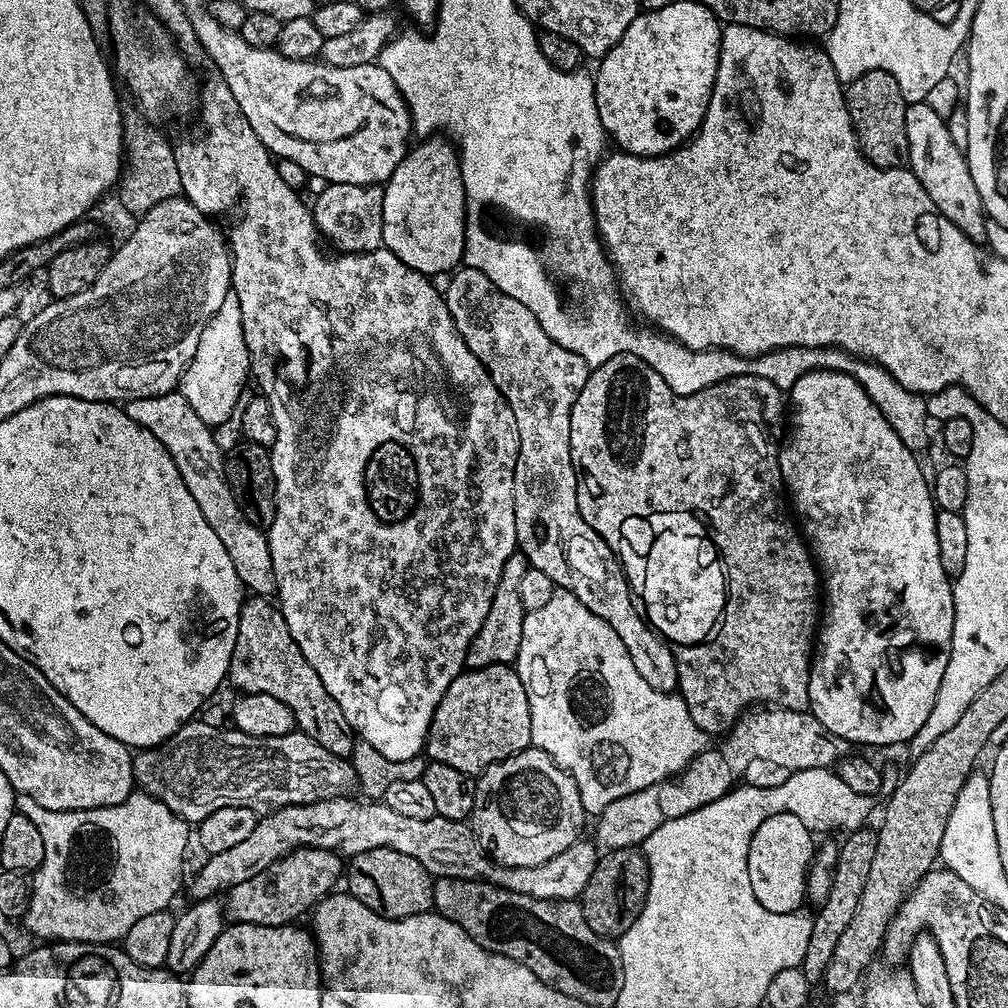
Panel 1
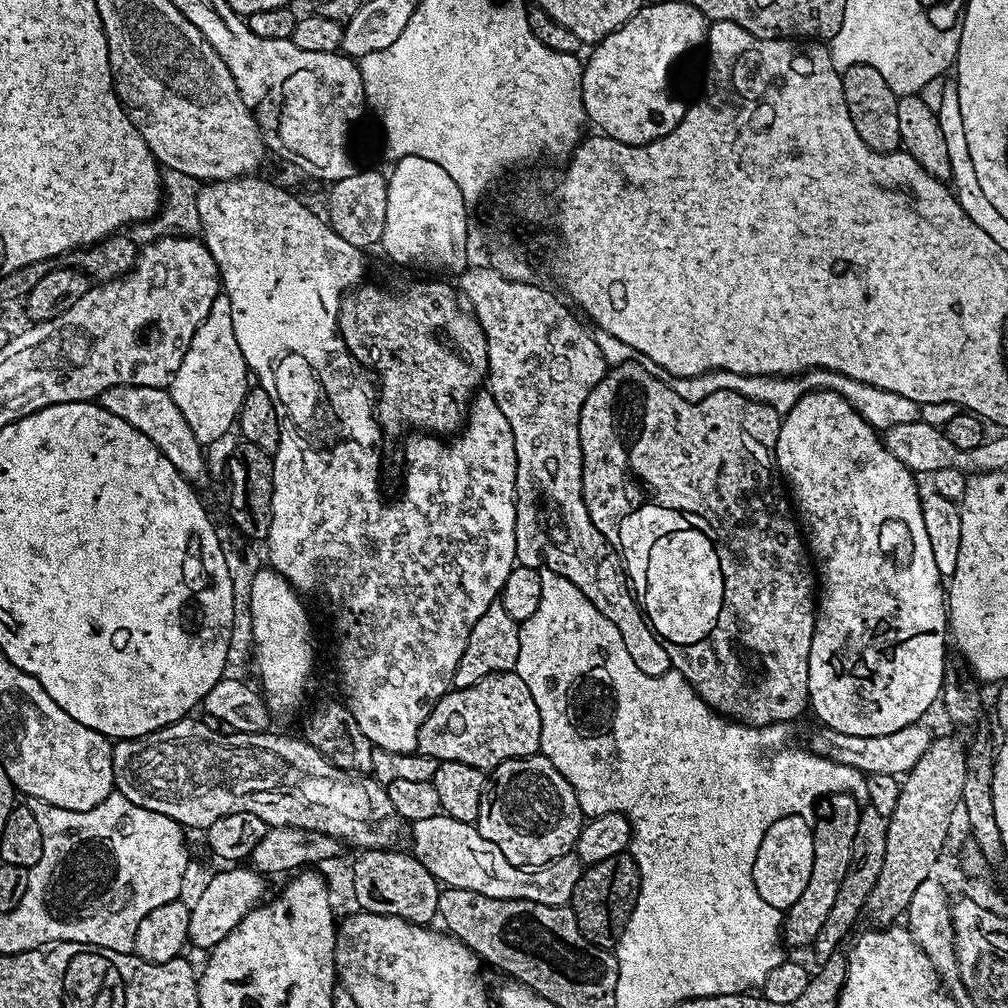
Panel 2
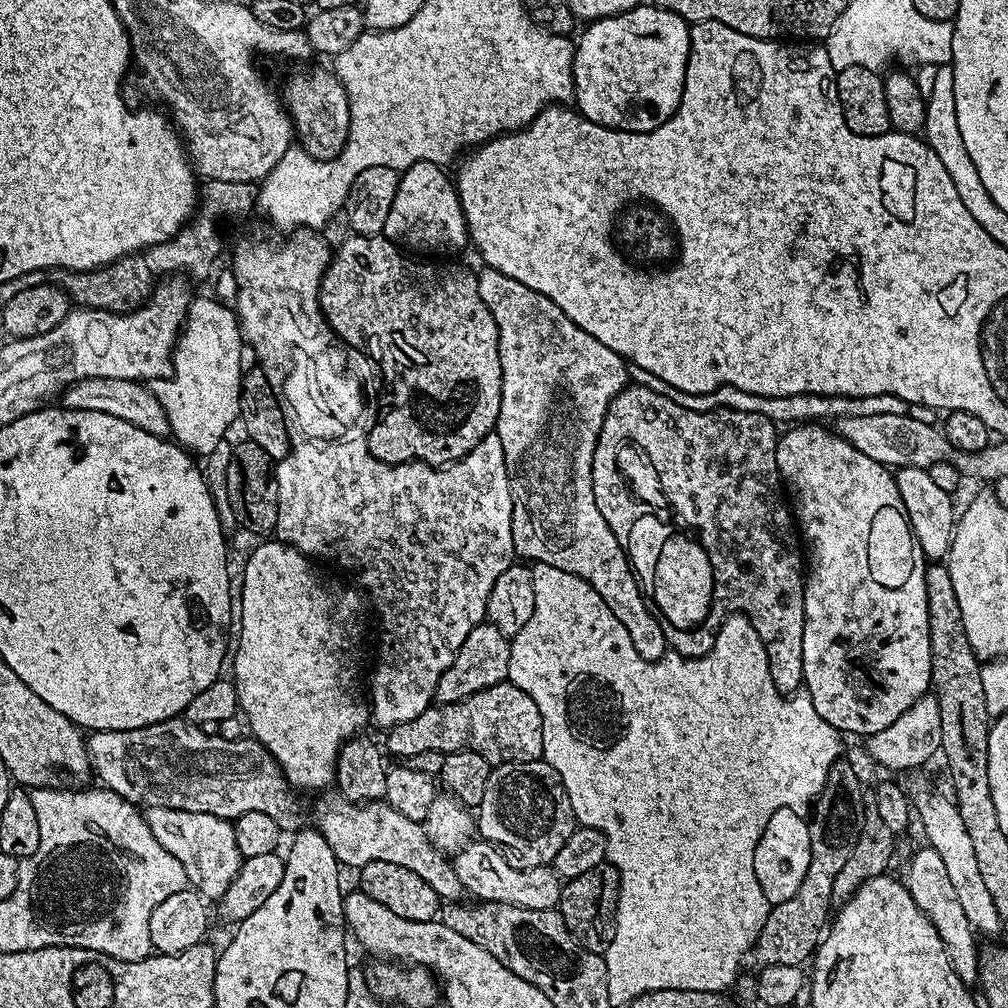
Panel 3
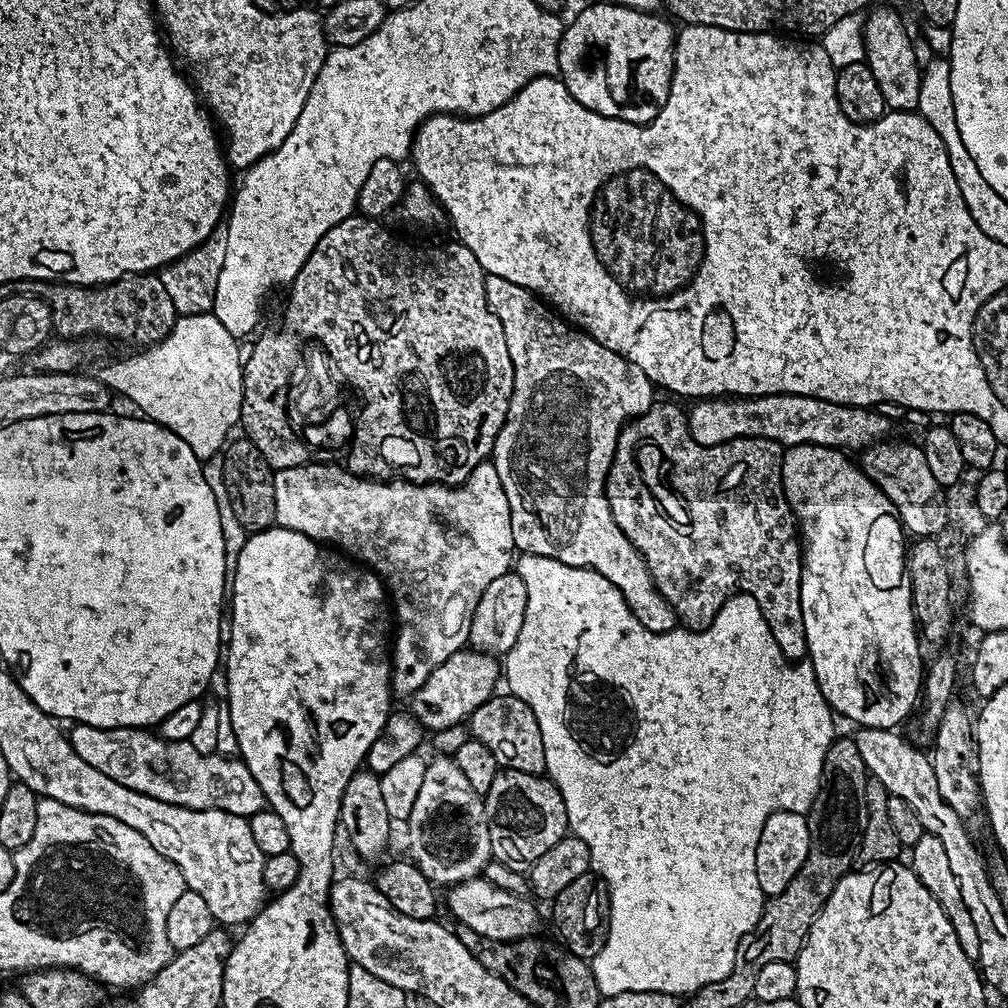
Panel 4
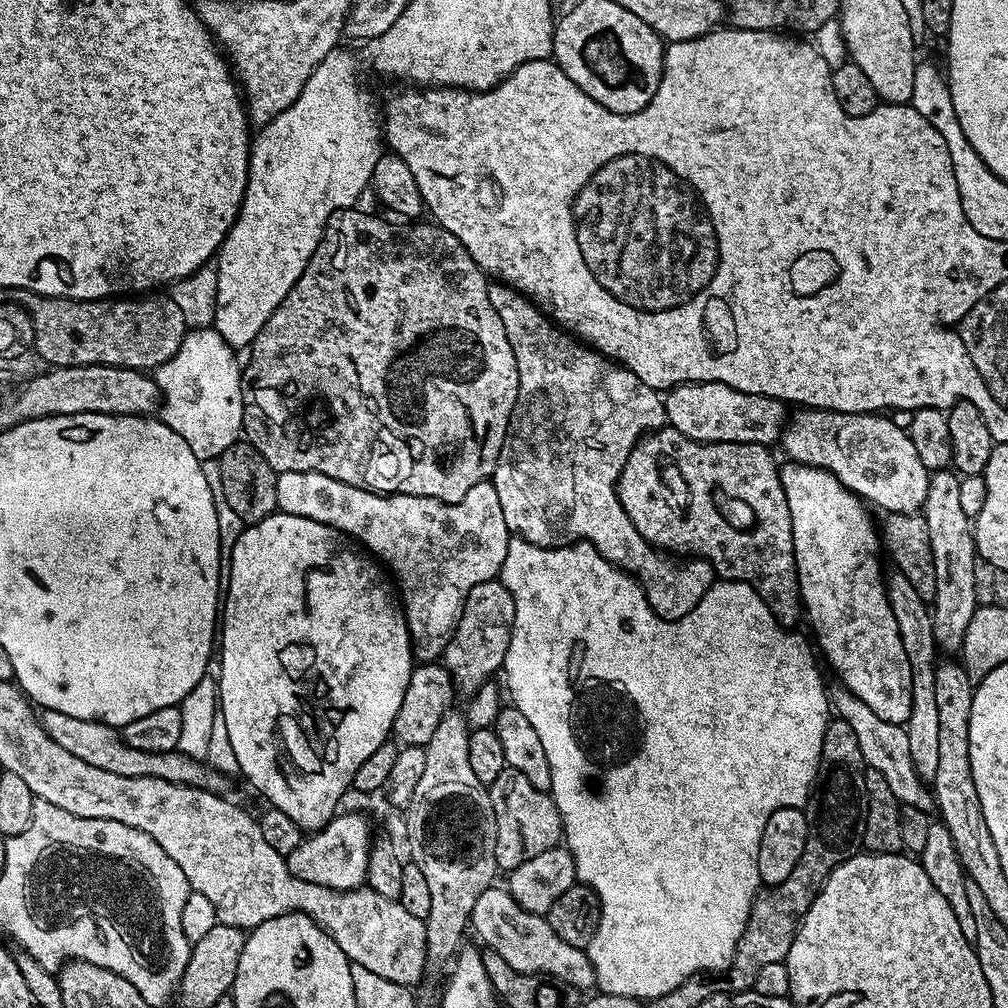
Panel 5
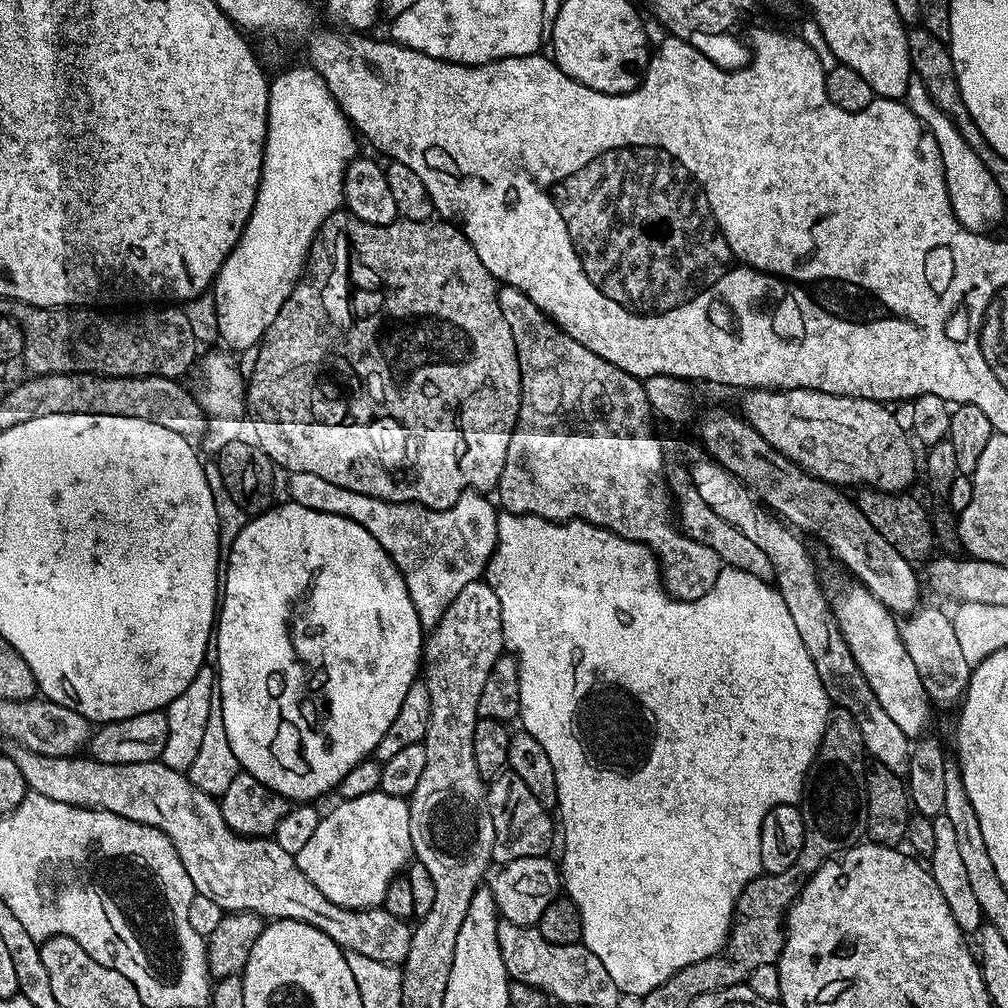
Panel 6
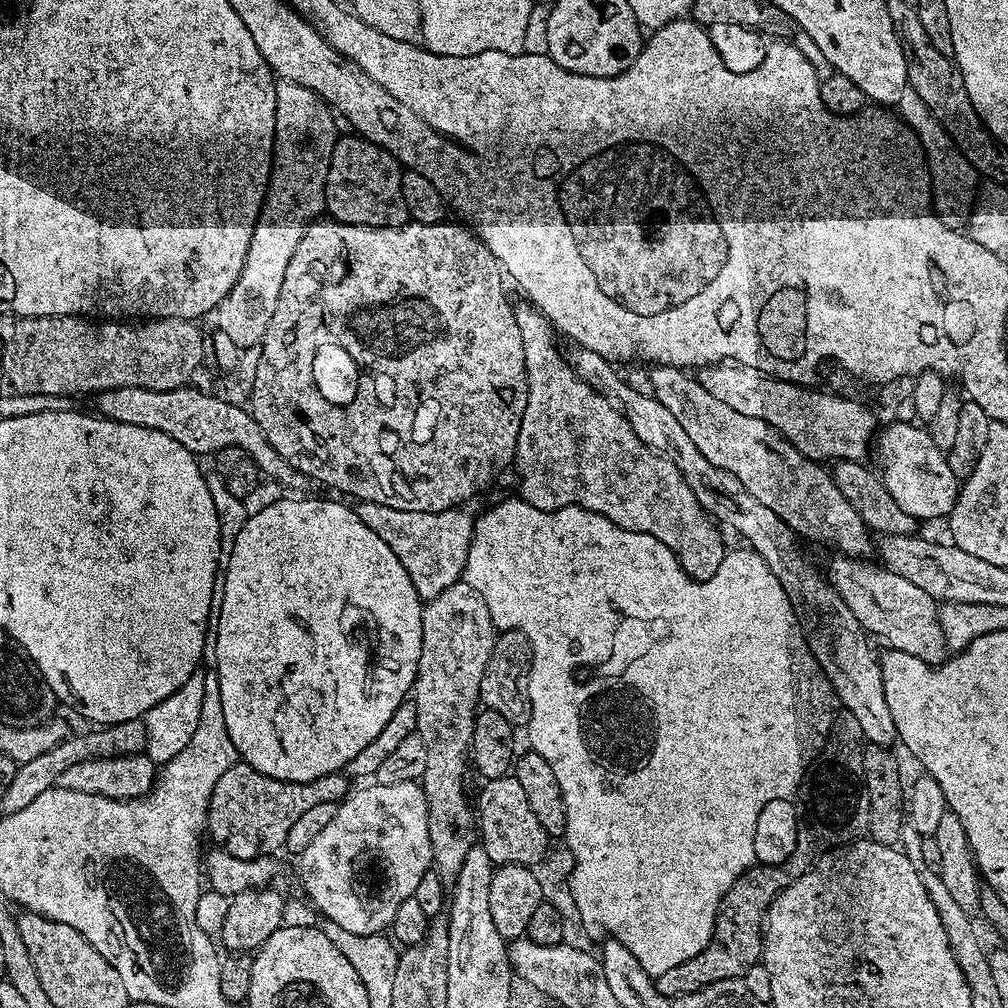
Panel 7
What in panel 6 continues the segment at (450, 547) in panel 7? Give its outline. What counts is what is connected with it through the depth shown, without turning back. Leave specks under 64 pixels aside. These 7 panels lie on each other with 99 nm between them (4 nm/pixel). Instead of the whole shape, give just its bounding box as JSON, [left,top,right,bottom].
[287,472,498,630]

